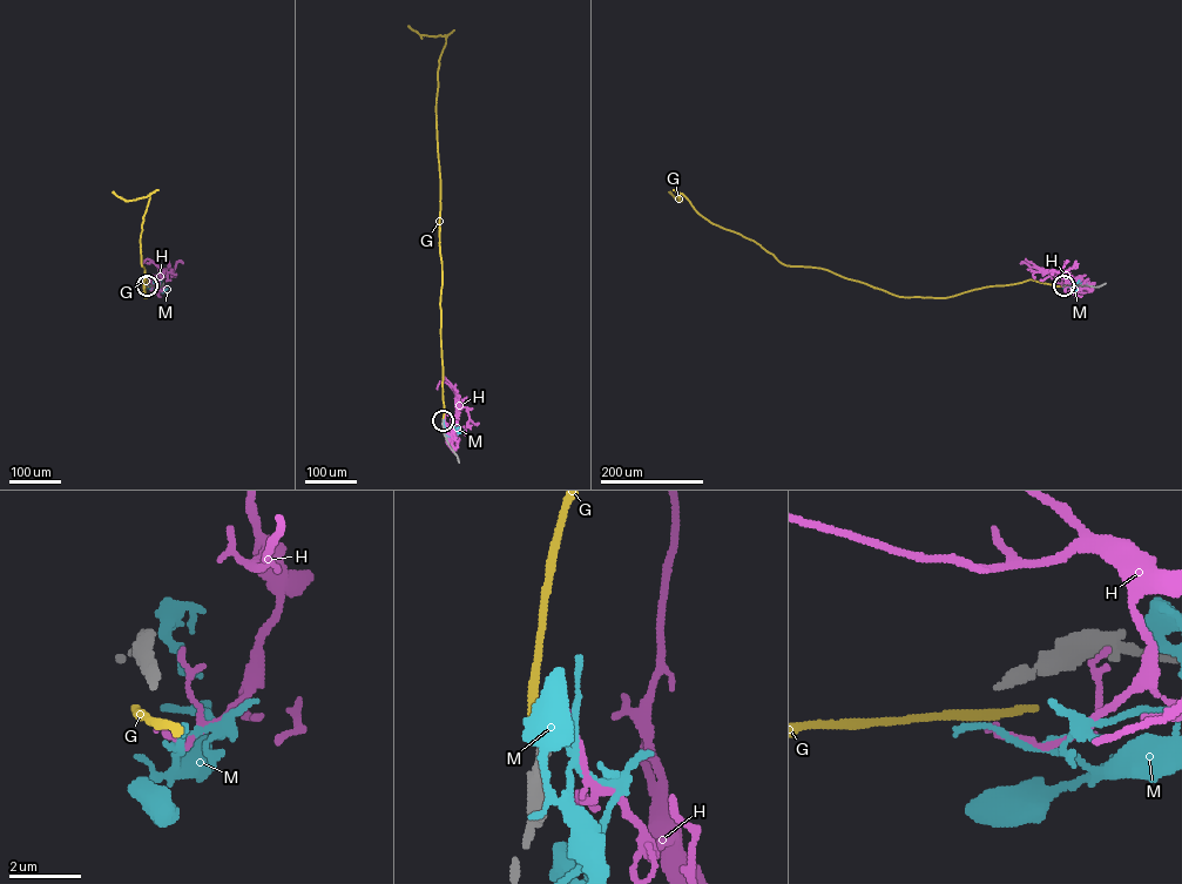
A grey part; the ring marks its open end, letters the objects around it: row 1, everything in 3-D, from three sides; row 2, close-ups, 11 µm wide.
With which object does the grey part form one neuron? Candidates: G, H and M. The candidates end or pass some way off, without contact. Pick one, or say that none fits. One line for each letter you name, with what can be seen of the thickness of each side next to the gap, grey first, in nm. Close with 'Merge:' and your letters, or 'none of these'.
Merge: none of these

